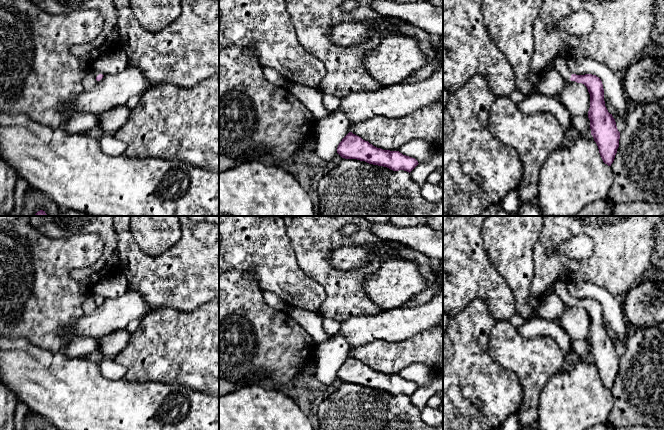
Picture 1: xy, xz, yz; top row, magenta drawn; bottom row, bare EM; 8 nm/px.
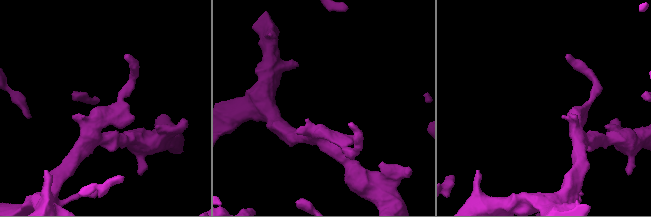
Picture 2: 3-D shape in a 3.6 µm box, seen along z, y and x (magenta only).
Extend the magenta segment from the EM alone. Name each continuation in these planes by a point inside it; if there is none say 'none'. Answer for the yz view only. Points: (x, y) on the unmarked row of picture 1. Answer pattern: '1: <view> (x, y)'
1: yz (558, 287)

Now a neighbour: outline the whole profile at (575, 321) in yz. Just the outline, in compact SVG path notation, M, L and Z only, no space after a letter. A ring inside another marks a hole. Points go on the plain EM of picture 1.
M570 304L558 323L572 339L588 340L590 318L584 308Z

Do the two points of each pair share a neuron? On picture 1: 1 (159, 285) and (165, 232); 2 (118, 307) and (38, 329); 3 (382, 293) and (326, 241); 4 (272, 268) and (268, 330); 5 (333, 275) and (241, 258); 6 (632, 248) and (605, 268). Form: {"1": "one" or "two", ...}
{"1": "two", "2": "two", "3": "two", "4": "two", "5": "two", "6": "one"}

